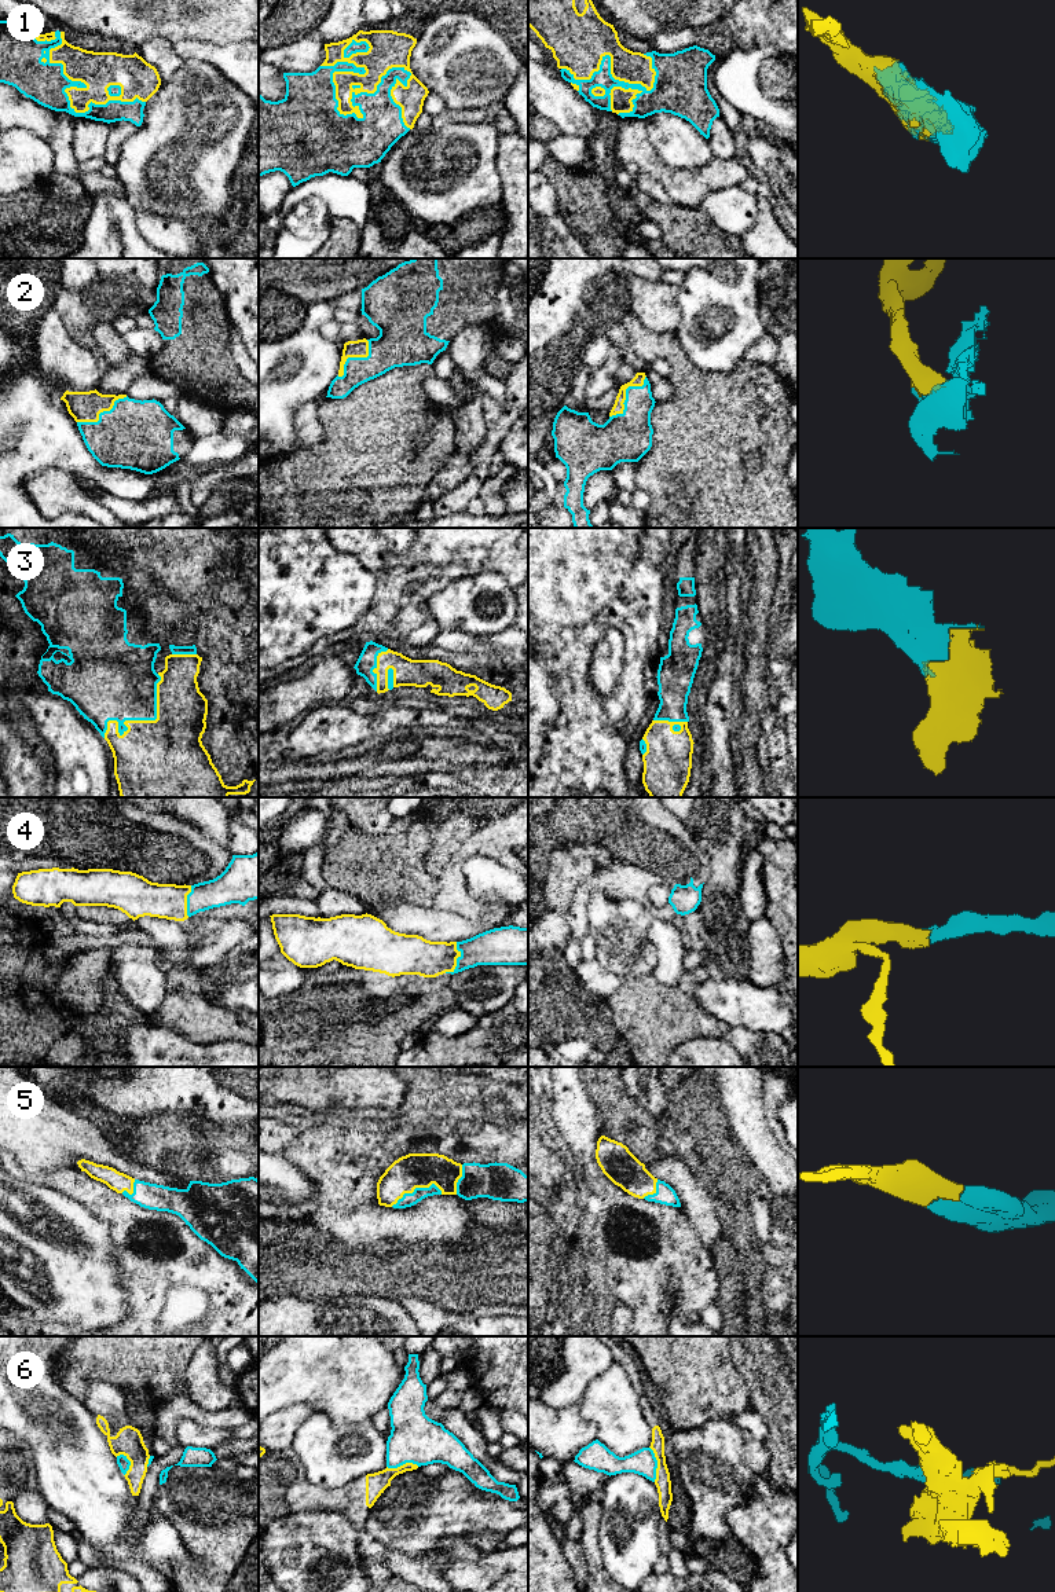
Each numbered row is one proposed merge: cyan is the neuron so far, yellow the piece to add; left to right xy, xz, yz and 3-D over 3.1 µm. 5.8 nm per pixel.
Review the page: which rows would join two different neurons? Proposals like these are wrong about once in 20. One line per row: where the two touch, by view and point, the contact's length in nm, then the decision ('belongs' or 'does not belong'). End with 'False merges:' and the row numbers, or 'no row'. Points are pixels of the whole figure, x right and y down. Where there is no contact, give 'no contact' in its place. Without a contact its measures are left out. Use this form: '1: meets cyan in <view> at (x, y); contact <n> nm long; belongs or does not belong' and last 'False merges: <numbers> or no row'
1: meets cyan in xz at (356, 105); contact 650 nm long; belongs
2: meets cyan in yz at (626, 395); contact 320 nm long; belongs
3: meets cyan in xy at (136, 719); contact 500 nm long; belongs
4: meets cyan in xz at (457, 960); contact 200 nm long; belongs
5: meets cyan in xz at (416, 1188); contact 320 nm long; belongs
6: meets cyan in yz at (656, 1464); contact 220 nm long; belongs
False merges: no row

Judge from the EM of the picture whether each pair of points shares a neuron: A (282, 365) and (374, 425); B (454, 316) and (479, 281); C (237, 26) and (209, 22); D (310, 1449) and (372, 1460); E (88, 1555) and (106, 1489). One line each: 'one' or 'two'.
A: two
B: one
C: one
D: one
E: two

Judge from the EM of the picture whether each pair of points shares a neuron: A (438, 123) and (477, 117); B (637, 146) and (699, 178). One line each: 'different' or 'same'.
A: same
B: same

